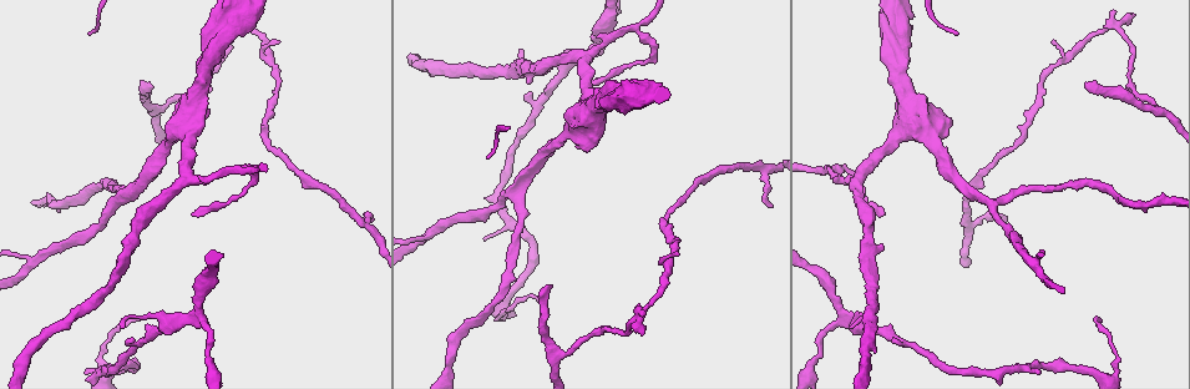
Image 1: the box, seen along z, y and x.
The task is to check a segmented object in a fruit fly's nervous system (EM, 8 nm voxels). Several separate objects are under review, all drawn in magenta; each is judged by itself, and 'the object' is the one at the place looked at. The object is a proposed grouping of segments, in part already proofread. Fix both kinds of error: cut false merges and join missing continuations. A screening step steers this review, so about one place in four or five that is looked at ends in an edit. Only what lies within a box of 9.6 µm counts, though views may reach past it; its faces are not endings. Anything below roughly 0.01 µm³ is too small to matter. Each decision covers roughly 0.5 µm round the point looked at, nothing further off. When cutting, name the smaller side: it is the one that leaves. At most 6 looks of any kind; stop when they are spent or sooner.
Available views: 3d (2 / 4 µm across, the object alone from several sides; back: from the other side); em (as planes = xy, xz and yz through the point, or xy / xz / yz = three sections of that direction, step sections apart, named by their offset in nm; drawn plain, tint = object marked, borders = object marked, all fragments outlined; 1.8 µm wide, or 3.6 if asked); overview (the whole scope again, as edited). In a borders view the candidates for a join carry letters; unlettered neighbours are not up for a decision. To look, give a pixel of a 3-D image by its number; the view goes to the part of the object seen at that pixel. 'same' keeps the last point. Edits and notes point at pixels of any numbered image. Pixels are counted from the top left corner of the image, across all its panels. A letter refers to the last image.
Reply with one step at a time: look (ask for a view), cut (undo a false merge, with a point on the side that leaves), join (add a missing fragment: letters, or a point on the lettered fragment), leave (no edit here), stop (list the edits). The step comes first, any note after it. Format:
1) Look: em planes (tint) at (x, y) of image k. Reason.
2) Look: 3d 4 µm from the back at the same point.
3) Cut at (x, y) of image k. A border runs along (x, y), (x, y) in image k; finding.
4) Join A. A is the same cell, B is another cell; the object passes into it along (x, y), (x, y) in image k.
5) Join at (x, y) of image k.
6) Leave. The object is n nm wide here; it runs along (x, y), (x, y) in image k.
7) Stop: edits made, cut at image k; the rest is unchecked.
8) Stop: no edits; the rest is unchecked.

Look: em planes (borders) at (1115, 367) of image 1. Sudden change in width.

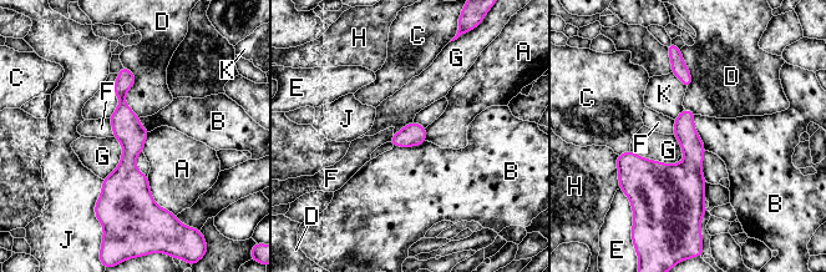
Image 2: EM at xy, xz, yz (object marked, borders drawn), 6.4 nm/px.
Leave. A, B, C, D, E, F, G, H, J and K are other cells; a border runs along (694, 115), (694, 129), (705, 150) in image 2; one neuron here.

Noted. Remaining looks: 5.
Look: em planes (borders) at (374, 218) of image 1. Thin end.

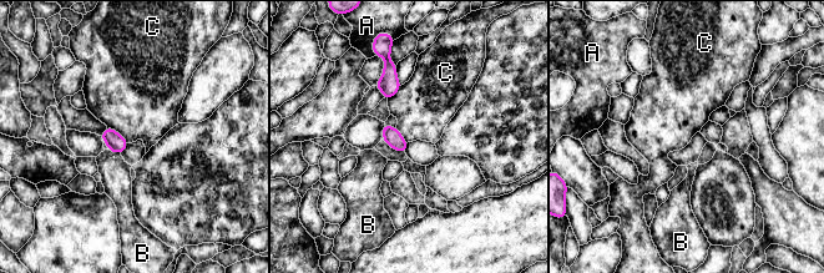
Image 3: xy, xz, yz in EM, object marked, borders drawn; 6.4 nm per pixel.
Leave. The object is 110 nm wide here; A, B and C are other cells; a border runs along (107, 126), (129, 142) in image 3; no lettered fragment goes on from it.

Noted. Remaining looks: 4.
Look: em yz step 8 (borders) at (1117, 29) of image 1. A fork.

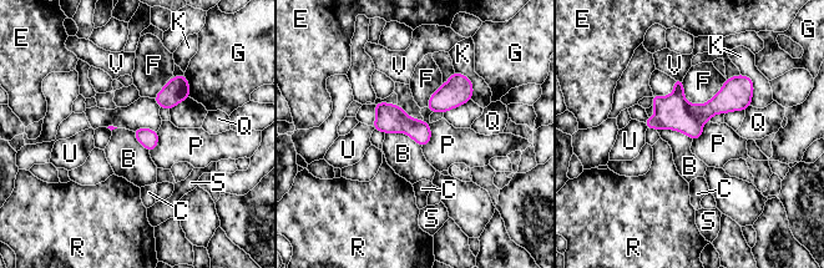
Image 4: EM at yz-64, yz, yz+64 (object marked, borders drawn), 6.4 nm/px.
Look: em planes (borders) at the same point. Another direction.

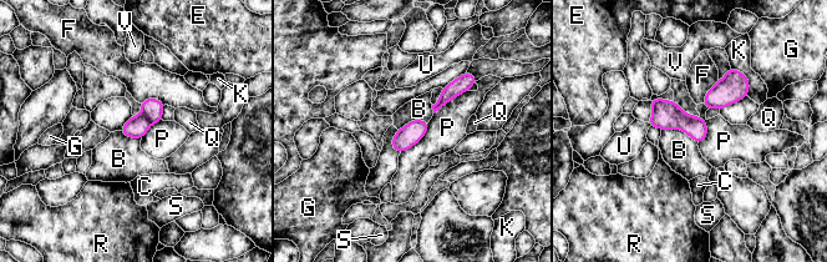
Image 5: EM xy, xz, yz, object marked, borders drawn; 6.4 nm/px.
Cut at (137, 126) of image 5. The longest contact is with P, 280 nm; B, C, E, F, G, K, P, Q, R, S, U and V are other cells; two neurons meet here.

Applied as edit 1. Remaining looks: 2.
Stop: edits made, cut at image 5; the rest is unchecked.

